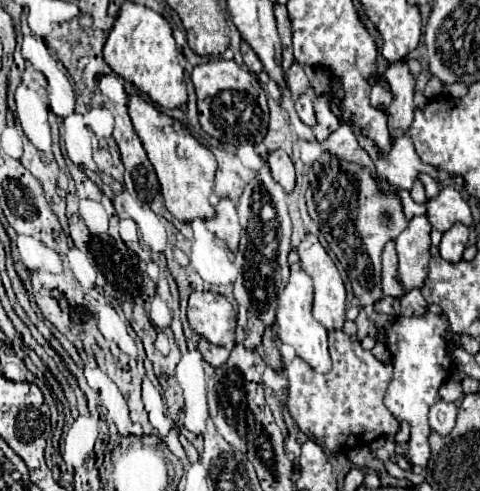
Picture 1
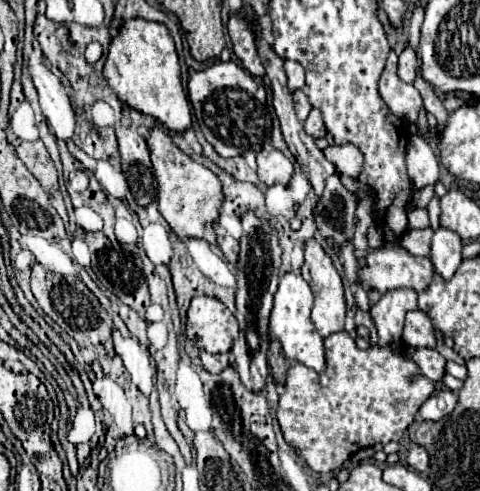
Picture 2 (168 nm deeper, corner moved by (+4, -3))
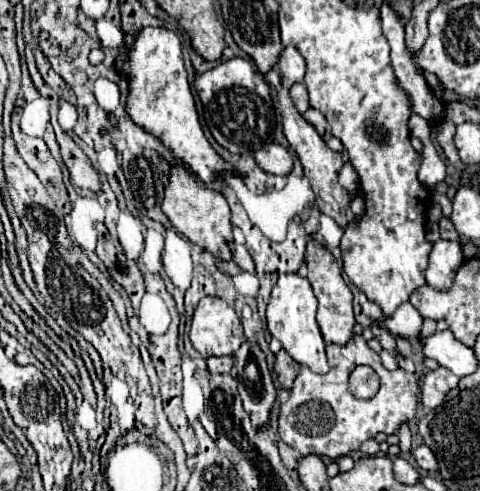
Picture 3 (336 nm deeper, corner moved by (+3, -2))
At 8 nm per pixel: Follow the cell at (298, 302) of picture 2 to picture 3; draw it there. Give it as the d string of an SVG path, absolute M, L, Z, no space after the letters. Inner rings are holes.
M297 273L279 275L277 285L273 287L269 305L267 305L267 327L269 333L283 345L283 349L297 361L299 365L309 367L315 373L327 373L327 357L325 357L325 343L315 321L317 313L317 299L313 295L309 279L299 277Z

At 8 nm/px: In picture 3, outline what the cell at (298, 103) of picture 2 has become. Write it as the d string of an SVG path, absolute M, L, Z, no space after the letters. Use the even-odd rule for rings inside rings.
M295 83L291 89L289 89L289 95L297 107L299 113L305 113L309 109L309 99L307 99L307 89L301 85L301 83Z

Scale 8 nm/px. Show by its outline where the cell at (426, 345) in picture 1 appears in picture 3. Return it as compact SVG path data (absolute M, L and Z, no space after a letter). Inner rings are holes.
M419 445L419 447L413 451L413 457L415 457L417 465L419 465L423 471L429 471L429 473L437 471L437 459L435 459L435 455L431 453L431 449L429 449L427 445Z

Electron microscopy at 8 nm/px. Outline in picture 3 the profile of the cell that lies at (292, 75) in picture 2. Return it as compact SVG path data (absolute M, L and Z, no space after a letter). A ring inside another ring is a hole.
M285 47L279 59L279 69L283 75L283 85L291 87L293 83L301 83L305 77L305 59L295 47Z

